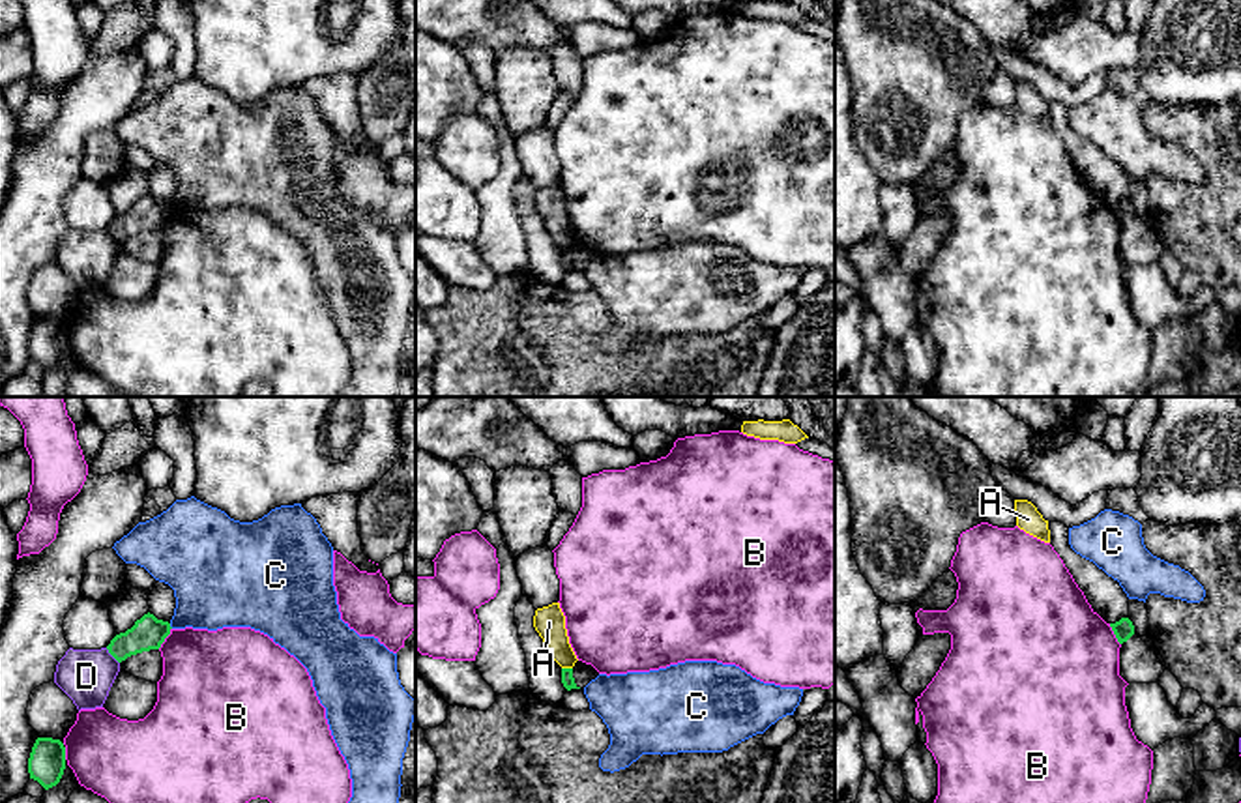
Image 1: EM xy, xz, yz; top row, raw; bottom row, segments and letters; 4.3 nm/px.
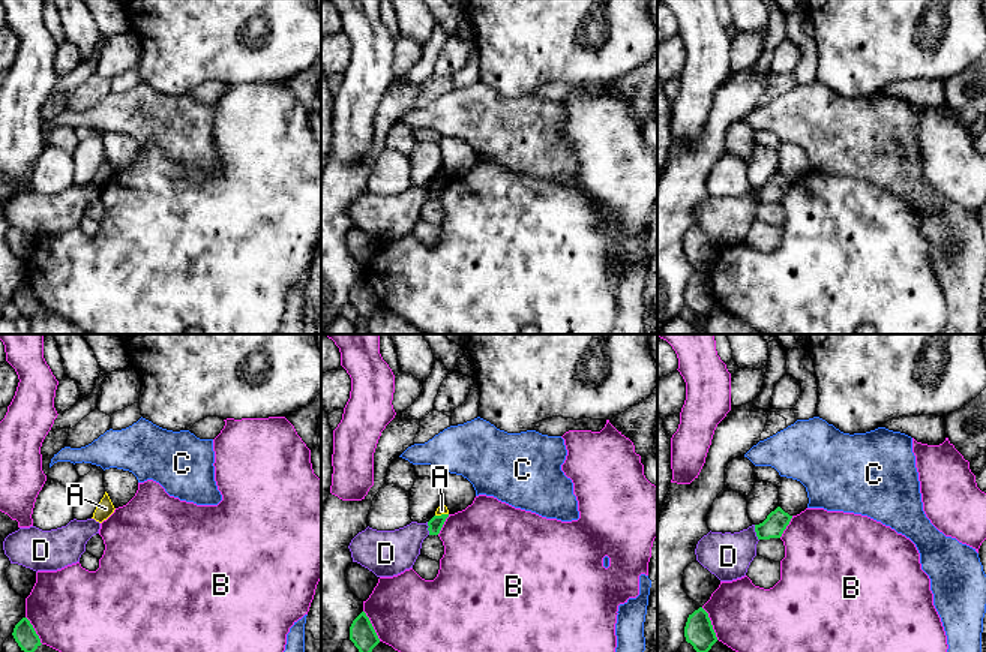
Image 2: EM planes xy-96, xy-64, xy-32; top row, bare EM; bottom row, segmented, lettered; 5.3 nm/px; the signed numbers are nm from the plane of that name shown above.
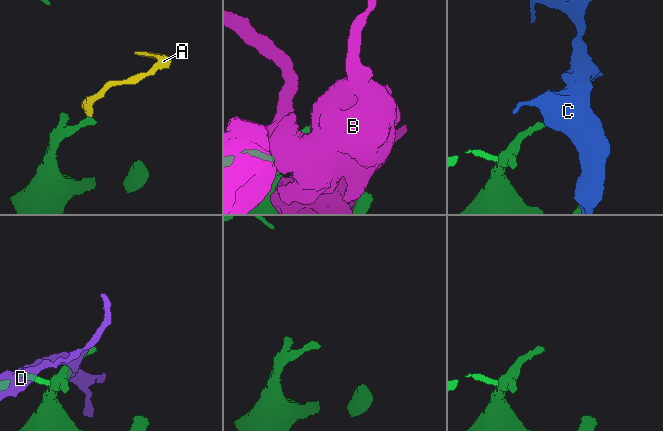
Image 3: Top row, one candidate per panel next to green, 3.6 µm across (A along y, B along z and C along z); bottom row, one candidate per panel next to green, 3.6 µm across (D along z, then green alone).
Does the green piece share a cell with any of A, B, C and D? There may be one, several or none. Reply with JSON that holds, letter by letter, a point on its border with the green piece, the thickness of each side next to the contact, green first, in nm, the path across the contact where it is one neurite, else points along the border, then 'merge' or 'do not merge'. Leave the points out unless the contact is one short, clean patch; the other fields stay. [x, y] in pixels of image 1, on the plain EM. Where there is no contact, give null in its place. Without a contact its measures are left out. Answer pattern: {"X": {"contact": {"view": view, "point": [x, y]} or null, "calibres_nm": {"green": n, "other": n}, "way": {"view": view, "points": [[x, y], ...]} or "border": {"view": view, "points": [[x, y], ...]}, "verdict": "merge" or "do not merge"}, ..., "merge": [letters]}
{"A": {"contact": {"view": "xz", "point": [568, 249]}, "calibres_nm": {"green": 60, "other": 140}, "border": {"view": "xz", "points": [[562, 248], [571, 249]]}, "verdict": "do not merge"}, "B": {"contact": {"view": "xy", "point": [165, 218]}, "calibres_nm": {"green": 140, "other": 400}, "verdict": "do not merge"}, "C": {"contact": {"view": "xy", "point": [169, 206]}, "calibres_nm": {"green": 140, "other": 340}, "verdict": "do not merge"}, "D": {"contact": {"view": "xy", "point": [111, 234]}, "calibres_nm": {"green": 140, "other": 220}, "verdict": "do not merge"}, "merge": []}

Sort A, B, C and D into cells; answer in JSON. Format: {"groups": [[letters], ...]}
{"groups": [["A"], ["B"], ["C"], ["D"]]}

